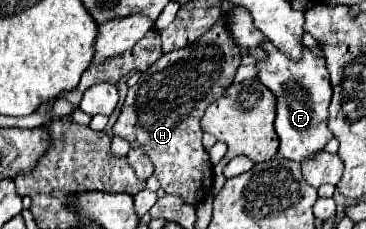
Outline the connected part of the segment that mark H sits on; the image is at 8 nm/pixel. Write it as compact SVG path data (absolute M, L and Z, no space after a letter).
M221 19L201 39L163 55L143 71L137 85L129 89L121 115L113 125L115 135L147 151L155 165L155 177L161 181L165 193L179 195L191 205L203 201L213 183L211 161L201 143L201 117L233 83L239 65L241 49L227 31L227 21Z

